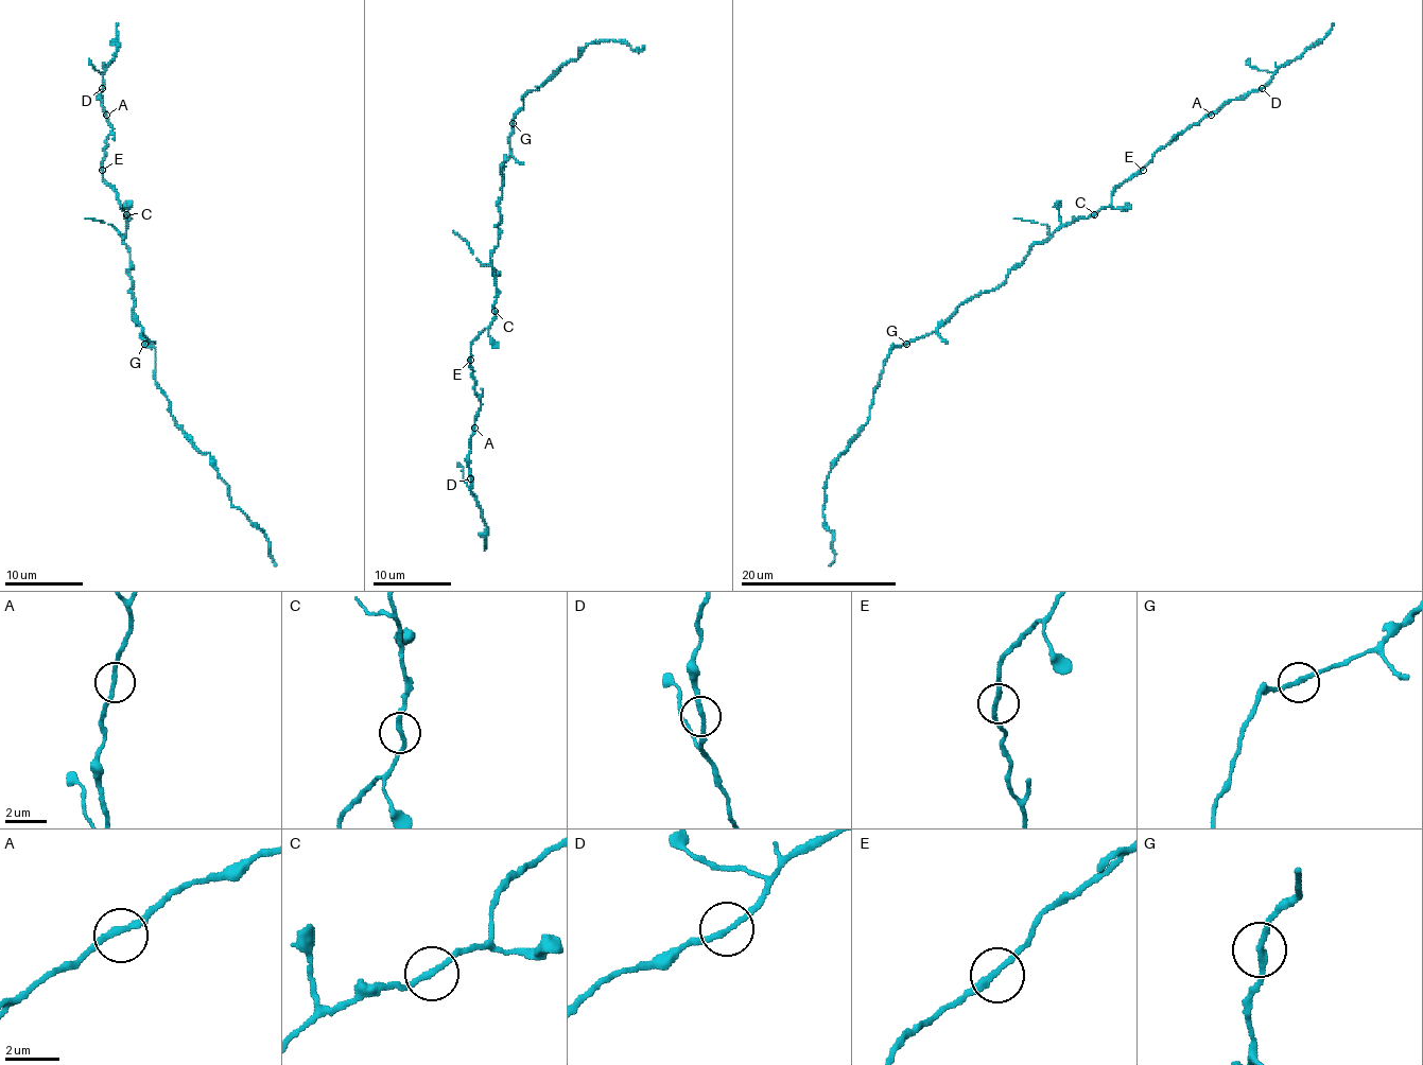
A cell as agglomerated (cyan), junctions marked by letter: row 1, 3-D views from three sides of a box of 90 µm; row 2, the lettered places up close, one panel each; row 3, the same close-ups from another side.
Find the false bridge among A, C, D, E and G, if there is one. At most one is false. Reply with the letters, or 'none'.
none

